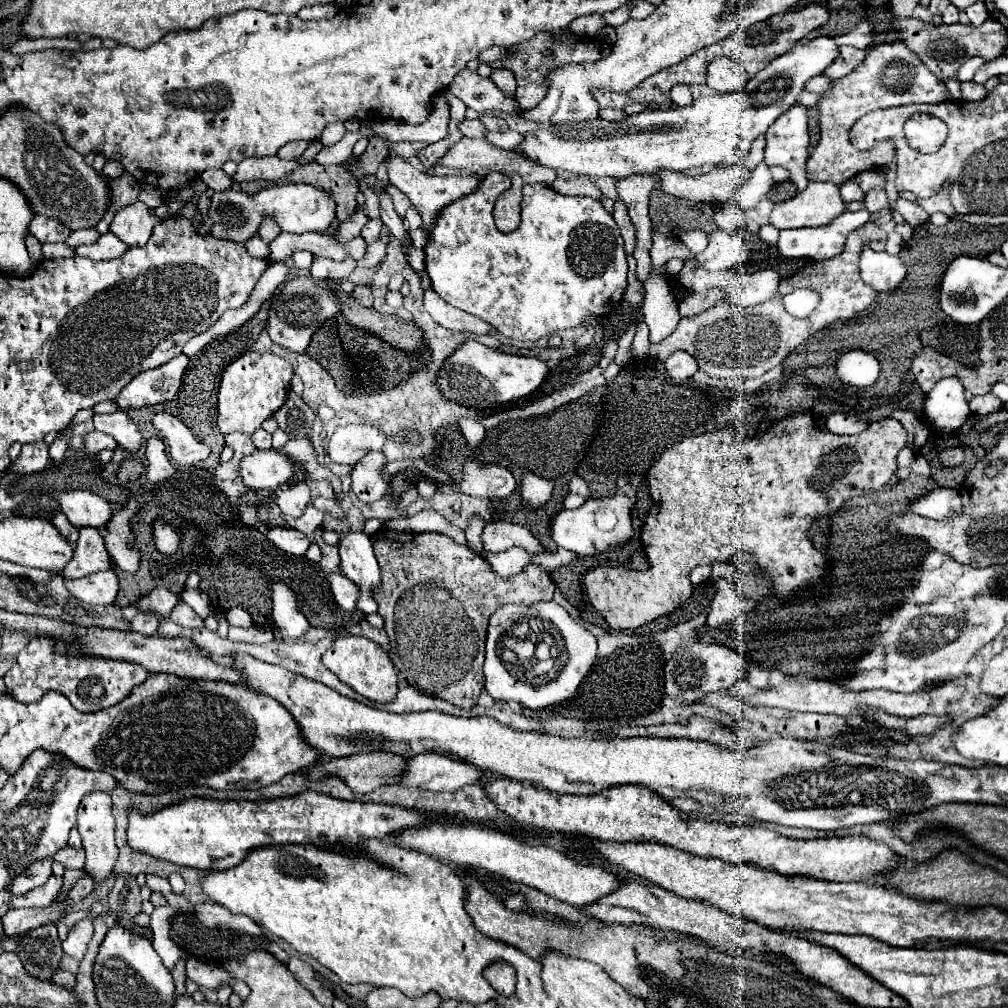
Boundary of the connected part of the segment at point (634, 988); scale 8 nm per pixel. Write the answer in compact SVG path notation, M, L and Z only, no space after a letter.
M474 869L472 873L466 873L464 877L466 885L468 885L468 899L466 899L466 911L472 917L476 929L492 939L504 941L516 949L520 949L522 953L530 955L532 959L540 959L546 951L558 951L566 957L576 957L576 959L586 959L592 963L598 963L616 983L620 983L628 993L646 999L648 993L656 987L660 987L666 981L680 981L686 975L686 969L682 965L682 955L678 951L676 943L670 943L666 939L656 941L654 935L648 935L642 929L636 927L628 927L628 925L600 925L594 919L588 919L580 909L556 901L548 895L544 895L542 891L536 891L528 885L520 885L520 883L512 883L506 879L500 879L500 883L510 889L510 891L520 891L522 895L526 895L526 901L532 909L538 911L548 911L548 913L556 913L560 917L566 917L574 923L574 927L566 927L566 925L558 925L558 923L550 923L542 917L530 917L528 913L516 913L510 911L502 905L500 899L496 899L492 893L486 891L484 883L480 885L480 879L476 877Z

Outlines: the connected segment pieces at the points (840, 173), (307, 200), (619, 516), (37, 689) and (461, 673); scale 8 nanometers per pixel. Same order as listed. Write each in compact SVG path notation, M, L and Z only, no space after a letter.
M892 41L874 45L864 63L860 63L850 75L836 79L832 83L832 89L828 89L818 109L818 141L812 147L812 153L808 157L808 181L832 181L832 183L844 183L852 179L854 175L870 169L884 167L894 159L893 142L882 142L877 146L862 151L850 143L848 133L850 127L860 119L862 115L884 109L884 107L896 107L896 105L910 105L910 103L940 103L940 101L952 101L948 87L944 81L940 81L928 67L912 53L904 41Z
M288 183L288 185L274 185L268 189L262 189L256 195L246 195L242 191L232 191L232 189L214 193L208 215L214 221L212 237L244 243L258 233L258 227L264 215L274 217L282 227L282 231L288 231L288 233L304 233L304 231L324 233L336 219L336 205L332 201L332 195L320 187L314 187L308 183Z
M626 473L618 477L618 489L608 499L586 499L578 509L564 509L556 515L552 525L552 539L558 547L576 553L578 557L594 557L616 547L624 547L634 539L632 507L636 503L636 491L642 483L640 473Z
M36 635L18 653L18 661L4 675L4 681L12 697L20 703L36 703L40 701L40 697L44 697L44 693L58 691L66 695L78 711L88 713L88 711L100 711L120 703L146 677L148 677L148 671L142 665L130 663L130 661L106 659L106 657L90 657L90 655L72 657L56 649L56 639Z
M380 531L372 539L374 553L382 569L382 585L376 591L378 613L384 617L384 631L390 639L390 659L400 675L426 695L436 695L462 709L476 705L484 689L484 643L490 615L504 603L532 605L548 601L554 595L554 583L546 569L530 565L524 573L502 579L492 573L488 561L466 545L458 545L442 533L398 533Z

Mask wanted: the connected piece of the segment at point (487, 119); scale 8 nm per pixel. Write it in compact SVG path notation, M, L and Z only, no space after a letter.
M484 113L484 115L480 115L478 119L484 123L484 127L486 127L488 131L504 131L504 129L506 129L506 123L504 123L500 117L494 117L494 115Z

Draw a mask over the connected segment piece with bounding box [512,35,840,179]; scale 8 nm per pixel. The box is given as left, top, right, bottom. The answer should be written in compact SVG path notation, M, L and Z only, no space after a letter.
M816 37L810 43L796 45L786 55L776 57L768 67L752 77L742 91L702 97L688 107L674 107L668 111L654 109L650 113L644 111L630 115L622 123L612 123L598 117L584 123L554 125L554 129L538 127L524 133L522 143L512 151L550 169L616 179L664 169L684 173L692 167L744 163L754 139L764 135L766 129L788 111L788 107L798 103L798 95L806 81L822 75L838 53L840 47L832 37Z

